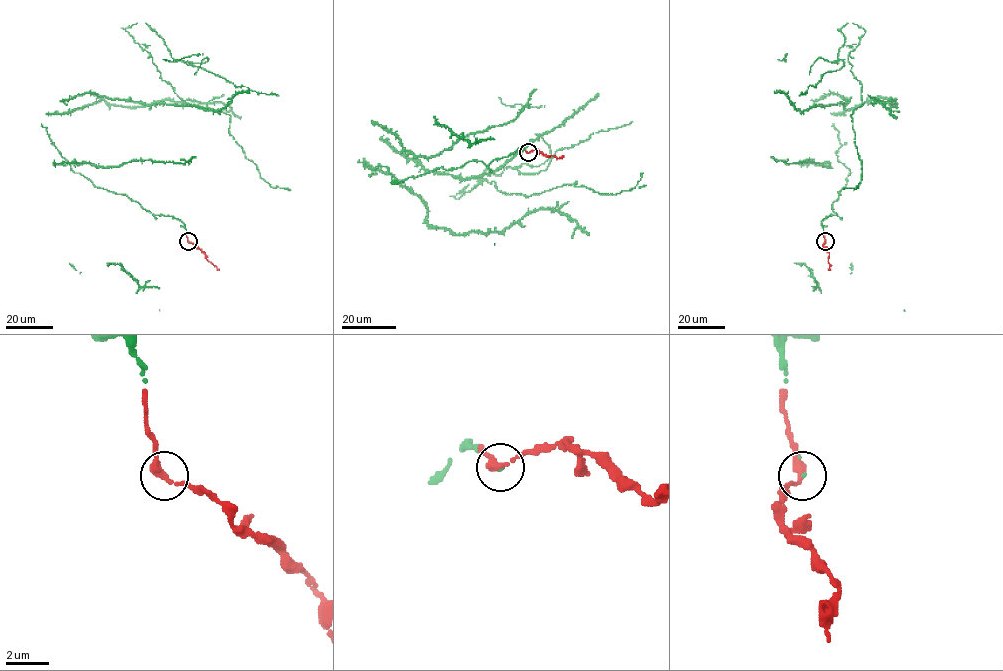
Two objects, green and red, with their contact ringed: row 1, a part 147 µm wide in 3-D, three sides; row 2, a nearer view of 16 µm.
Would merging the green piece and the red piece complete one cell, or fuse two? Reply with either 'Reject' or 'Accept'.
Accept

